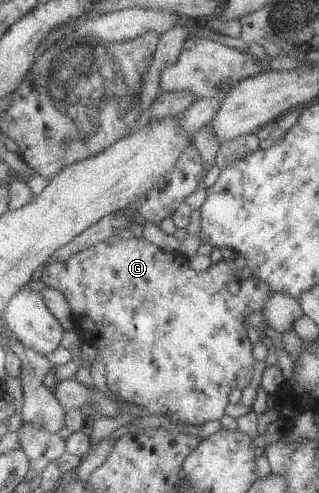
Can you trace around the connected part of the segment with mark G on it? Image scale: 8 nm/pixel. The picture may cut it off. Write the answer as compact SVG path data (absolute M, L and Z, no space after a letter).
M115 236L63 262L45 264L40 271L40 280L64 296L70 313L76 315L72 316L76 328L82 328L82 324L94 328L94 332L90 330L94 342L88 344L96 349L96 358L104 364L108 391L130 406L146 408L148 416L166 414L186 426L218 421L229 404L230 390L250 386L255 361L251 354L253 345L242 322L248 313L262 310L266 298L276 292L251 276L239 281L236 295L230 294L226 284L230 278L239 280L235 260L222 259L204 272L194 272L188 258L178 251L162 251L143 237L122 240Z

